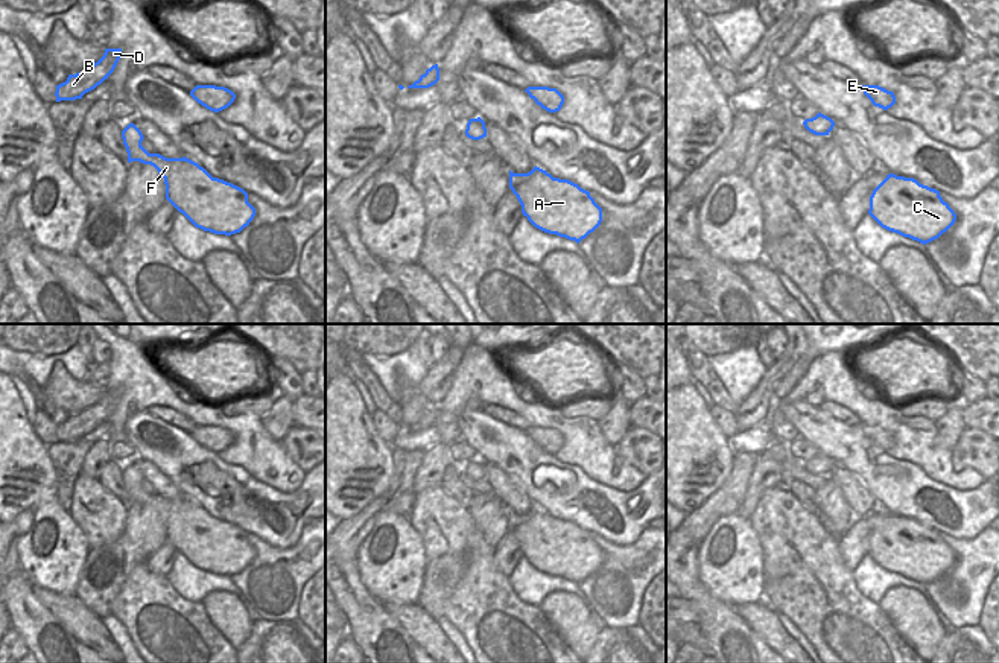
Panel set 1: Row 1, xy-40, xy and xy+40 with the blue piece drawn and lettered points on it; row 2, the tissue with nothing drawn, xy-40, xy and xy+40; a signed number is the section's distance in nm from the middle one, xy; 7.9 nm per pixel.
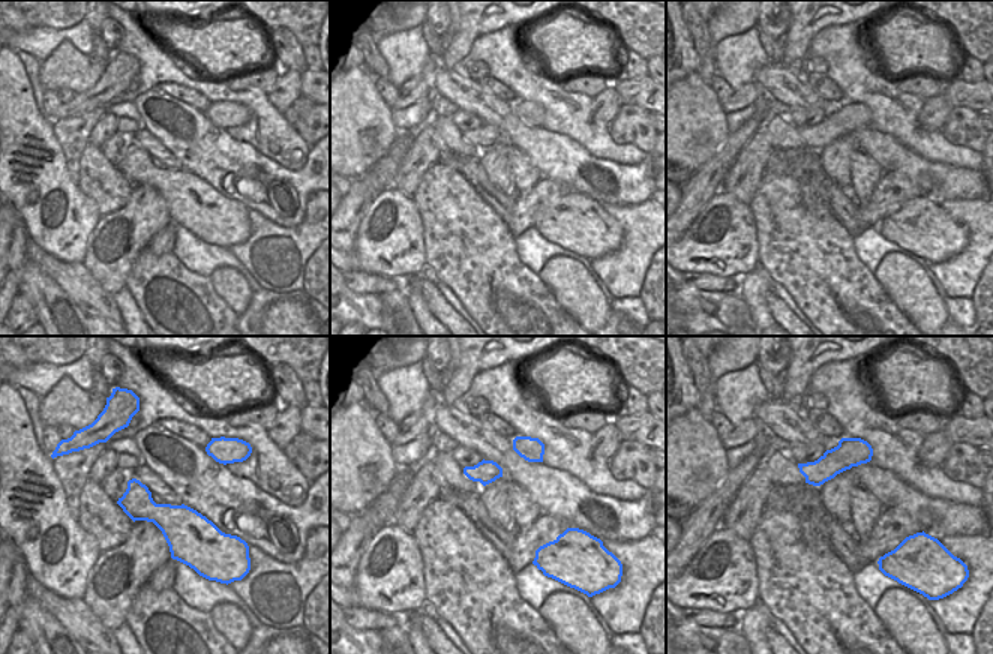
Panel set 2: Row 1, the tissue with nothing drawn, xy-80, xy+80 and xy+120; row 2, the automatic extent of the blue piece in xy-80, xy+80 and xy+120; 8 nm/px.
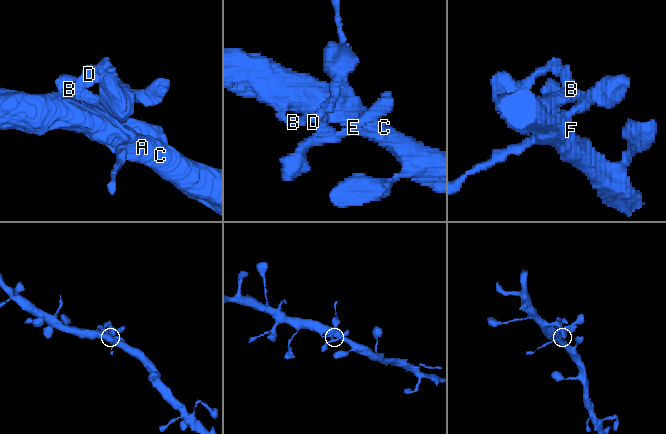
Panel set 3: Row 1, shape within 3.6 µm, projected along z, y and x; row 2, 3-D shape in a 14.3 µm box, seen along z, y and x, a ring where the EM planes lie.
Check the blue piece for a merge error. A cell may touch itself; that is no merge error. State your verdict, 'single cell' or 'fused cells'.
single cell

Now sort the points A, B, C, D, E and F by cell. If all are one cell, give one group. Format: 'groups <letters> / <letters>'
groups A B C D E F

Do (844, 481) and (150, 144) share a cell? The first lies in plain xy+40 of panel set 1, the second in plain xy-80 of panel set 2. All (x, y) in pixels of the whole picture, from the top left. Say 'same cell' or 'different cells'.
same cell

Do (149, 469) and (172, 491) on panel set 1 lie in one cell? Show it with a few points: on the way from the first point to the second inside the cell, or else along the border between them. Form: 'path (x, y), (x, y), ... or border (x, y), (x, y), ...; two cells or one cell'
path (154, 475), (166, 487); one cell

